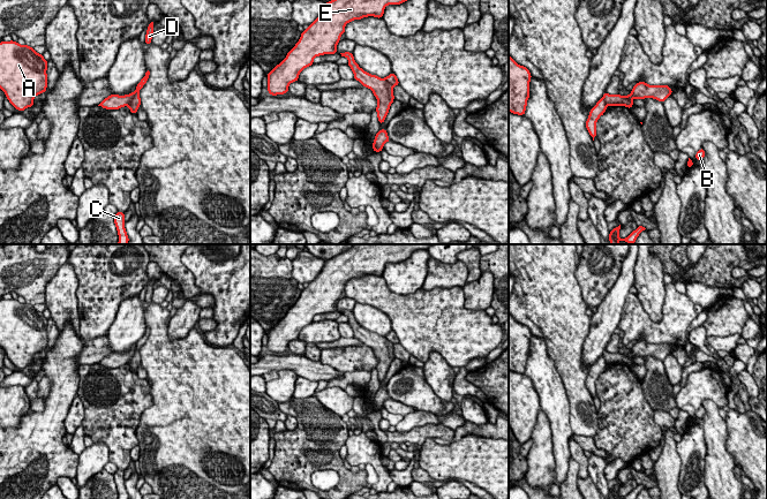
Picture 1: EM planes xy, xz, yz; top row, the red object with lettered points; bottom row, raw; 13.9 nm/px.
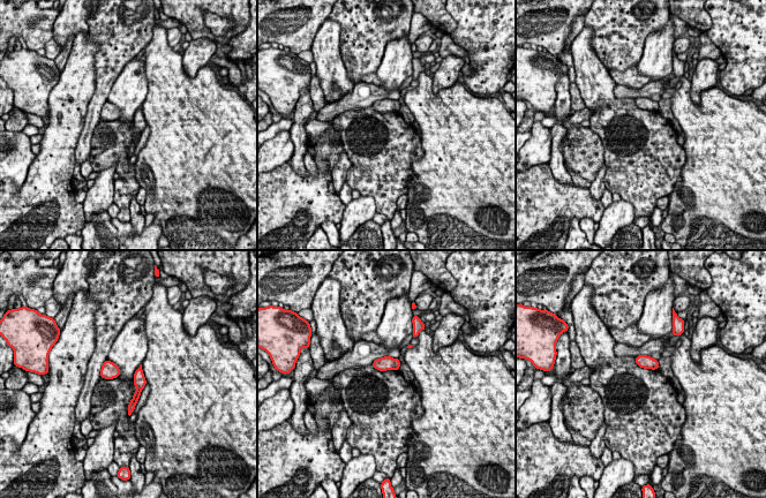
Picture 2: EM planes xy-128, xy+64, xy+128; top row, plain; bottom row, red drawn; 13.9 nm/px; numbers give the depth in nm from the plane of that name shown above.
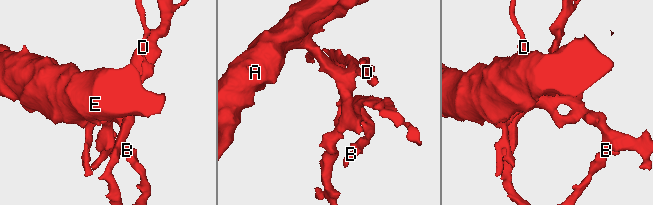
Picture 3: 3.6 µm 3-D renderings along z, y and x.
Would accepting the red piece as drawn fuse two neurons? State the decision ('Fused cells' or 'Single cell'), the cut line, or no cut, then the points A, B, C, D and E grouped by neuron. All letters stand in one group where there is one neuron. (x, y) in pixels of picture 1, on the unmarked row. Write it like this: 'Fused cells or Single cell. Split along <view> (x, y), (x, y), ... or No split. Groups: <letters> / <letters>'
Fused cells. Split along xy (134, 352), (127, 363). Groups: A E / B C D

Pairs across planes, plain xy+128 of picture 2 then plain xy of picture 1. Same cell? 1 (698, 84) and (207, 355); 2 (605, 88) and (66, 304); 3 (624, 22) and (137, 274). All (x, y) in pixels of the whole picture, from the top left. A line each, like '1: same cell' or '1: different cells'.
1: different cells
2: same cell
3: same cell

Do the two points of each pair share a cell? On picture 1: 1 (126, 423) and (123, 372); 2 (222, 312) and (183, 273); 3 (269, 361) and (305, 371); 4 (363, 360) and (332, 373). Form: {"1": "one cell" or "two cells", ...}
{"1": "one cell", "2": "two cells", "3": "one cell", "4": "two cells"}

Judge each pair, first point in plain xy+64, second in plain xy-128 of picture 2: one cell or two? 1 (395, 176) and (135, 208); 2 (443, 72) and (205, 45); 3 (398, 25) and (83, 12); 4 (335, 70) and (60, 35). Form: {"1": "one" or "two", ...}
{"1": "two", "2": "one", "3": "two", "4": "one"}

